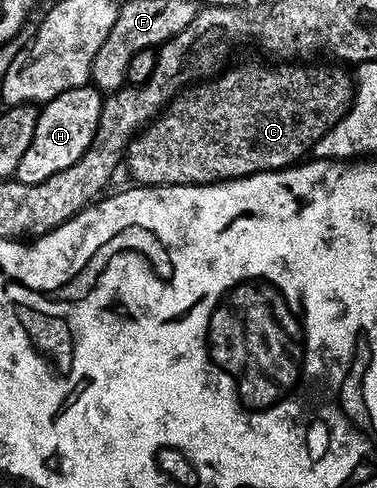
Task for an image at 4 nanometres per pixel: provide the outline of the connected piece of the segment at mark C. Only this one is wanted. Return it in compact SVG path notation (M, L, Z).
M271 63L275 65L239 65L236 69L228 68L226 71L218 74L214 79L208 79L202 83L192 84L190 87L183 90L182 93L179 94L178 97L175 98L174 101L171 102L170 105L167 106L166 109L163 110L162 113L159 114L158 117L155 118L154 121L151 122L150 125L147 125L141 132L135 134L134 137L131 138L131 142L129 143L129 147L127 148L127 156L125 158L125 169L128 169L131 172L132 182L138 183L140 185L209 185L213 181L232 181L235 177L248 177L249 175L253 175L254 173L264 173L265 171L269 171L270 169L286 169L287 166L296 164L300 159L306 158L308 156L307 153L316 148L317 142L321 140L323 136L334 125L342 119L343 114L347 112L351 98L353 96L353 77L346 73L348 70L346 68L340 67L335 63L323 63L327 65L315 65L319 63L311 63L311 65L306 69L306 64L303 63Z

